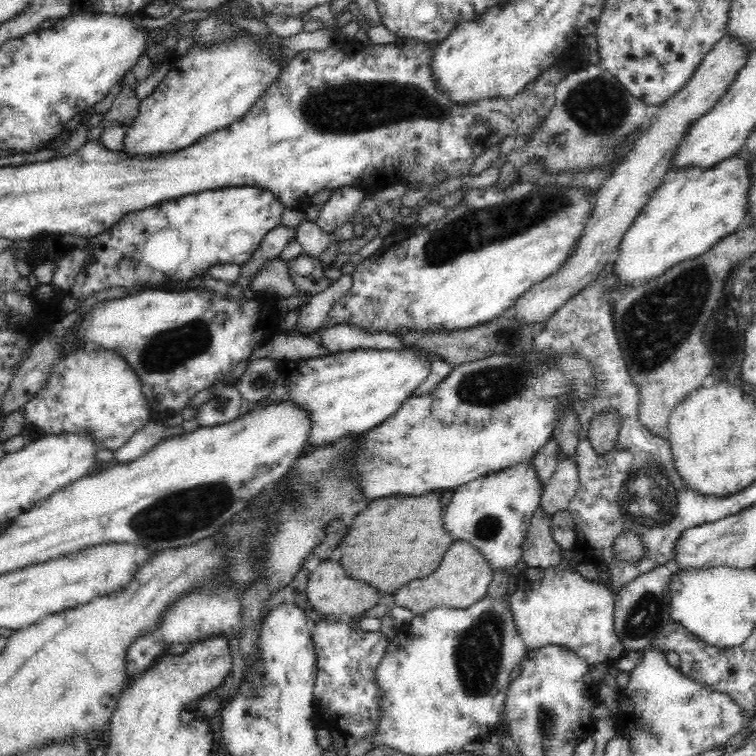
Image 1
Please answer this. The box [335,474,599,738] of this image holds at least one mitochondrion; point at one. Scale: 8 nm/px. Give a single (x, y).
(479, 653)

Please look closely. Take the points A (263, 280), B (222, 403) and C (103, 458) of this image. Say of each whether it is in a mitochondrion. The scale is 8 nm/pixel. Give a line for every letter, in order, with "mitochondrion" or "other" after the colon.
A: other
B: mitochondrion
C: other

